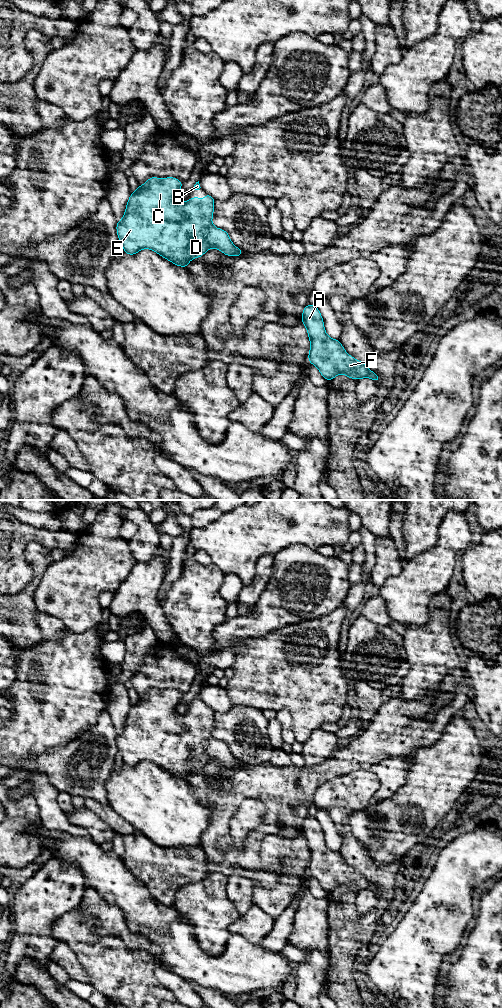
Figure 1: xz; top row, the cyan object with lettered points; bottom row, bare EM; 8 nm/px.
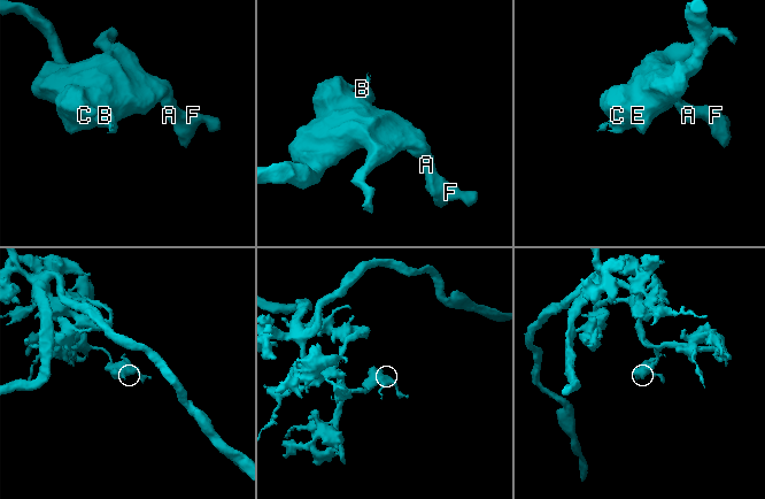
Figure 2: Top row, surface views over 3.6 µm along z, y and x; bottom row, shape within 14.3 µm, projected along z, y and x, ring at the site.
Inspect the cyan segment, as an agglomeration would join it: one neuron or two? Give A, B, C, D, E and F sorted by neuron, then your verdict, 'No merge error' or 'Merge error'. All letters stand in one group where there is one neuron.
Groups: A B C D E F. No merge error

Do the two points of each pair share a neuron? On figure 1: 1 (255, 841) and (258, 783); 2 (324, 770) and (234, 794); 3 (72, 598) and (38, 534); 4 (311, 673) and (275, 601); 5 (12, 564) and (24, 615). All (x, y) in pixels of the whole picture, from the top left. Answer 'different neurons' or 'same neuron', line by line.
1: same neuron
2: same neuron
3: different neurons
4: different neurons
5: different neurons

